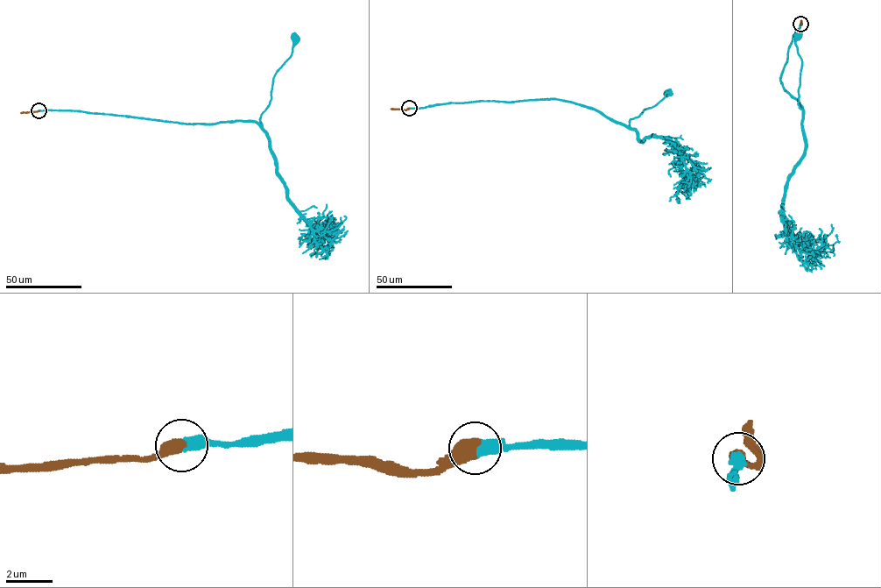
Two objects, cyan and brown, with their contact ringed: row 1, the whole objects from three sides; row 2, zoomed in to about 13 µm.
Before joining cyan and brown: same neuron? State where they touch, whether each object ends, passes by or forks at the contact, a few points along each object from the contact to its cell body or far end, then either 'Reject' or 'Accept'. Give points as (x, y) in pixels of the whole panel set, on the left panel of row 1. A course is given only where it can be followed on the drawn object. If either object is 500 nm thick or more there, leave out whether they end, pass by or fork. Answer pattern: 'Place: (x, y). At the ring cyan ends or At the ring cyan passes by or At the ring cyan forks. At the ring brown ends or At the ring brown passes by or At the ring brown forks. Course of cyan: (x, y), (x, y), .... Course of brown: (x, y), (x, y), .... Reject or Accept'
Place: (38, 110). Course of cyan: (38, 110), (183, 123), (240, 120), (261, 125), (272, 80), (291, 56), (294, 37). Course of brown: (38, 110), (20, 113). Accept

